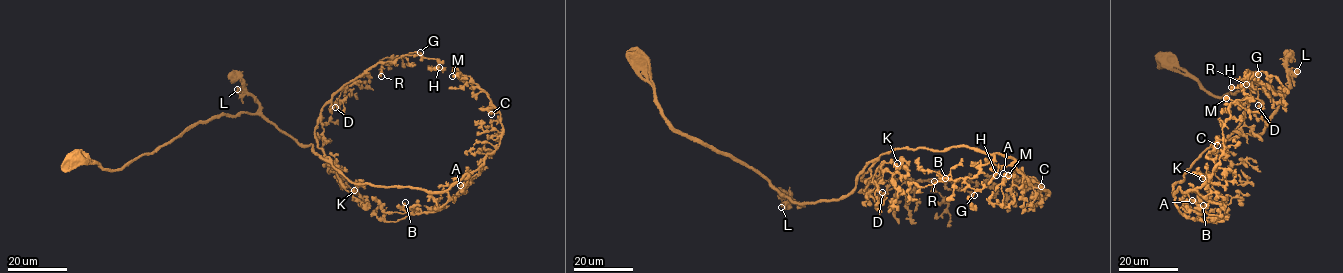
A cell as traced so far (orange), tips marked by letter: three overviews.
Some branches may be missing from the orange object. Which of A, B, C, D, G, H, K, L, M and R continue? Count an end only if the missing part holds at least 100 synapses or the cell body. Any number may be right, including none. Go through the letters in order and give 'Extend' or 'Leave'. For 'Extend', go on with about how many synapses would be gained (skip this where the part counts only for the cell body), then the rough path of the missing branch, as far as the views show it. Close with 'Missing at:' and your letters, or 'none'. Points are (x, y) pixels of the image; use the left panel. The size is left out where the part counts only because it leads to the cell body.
A: Leave
B: Extend. Roughly 300 synapses. Course of what is missing: (405, 202), (402, 197), (406, 183), (400, 173), (406, 179), (406, 175), (400, 165)
C: Leave
D: Leave
G: Extend. Roughly 150 synapses. Course of what is missing: (420, 52), (437, 59), (444, 65), (442, 70), (450, 70)
H: Leave
K: Leave
L: Leave
M: Leave
R: Leave
Missing at: B, G

